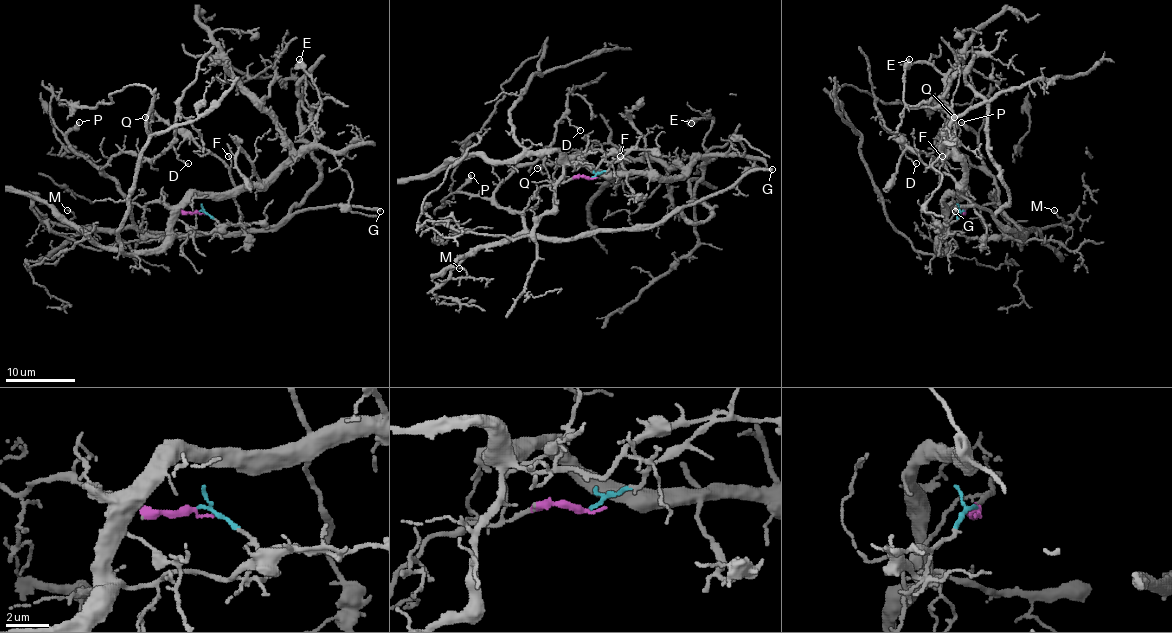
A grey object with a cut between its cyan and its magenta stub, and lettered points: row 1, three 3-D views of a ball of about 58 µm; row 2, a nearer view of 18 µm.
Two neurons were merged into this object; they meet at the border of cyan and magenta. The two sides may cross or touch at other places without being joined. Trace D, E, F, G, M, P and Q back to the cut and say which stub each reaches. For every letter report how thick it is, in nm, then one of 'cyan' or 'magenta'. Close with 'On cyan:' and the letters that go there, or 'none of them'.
D: 100 nm | magenta
E: 550 nm | cyan
F: 120 nm | cyan
G: 300 nm | magenta
M: 100 nm | magenta
P: 300 nm | magenta
Q: 240 nm | cyan
On cyan: E, F, Q

